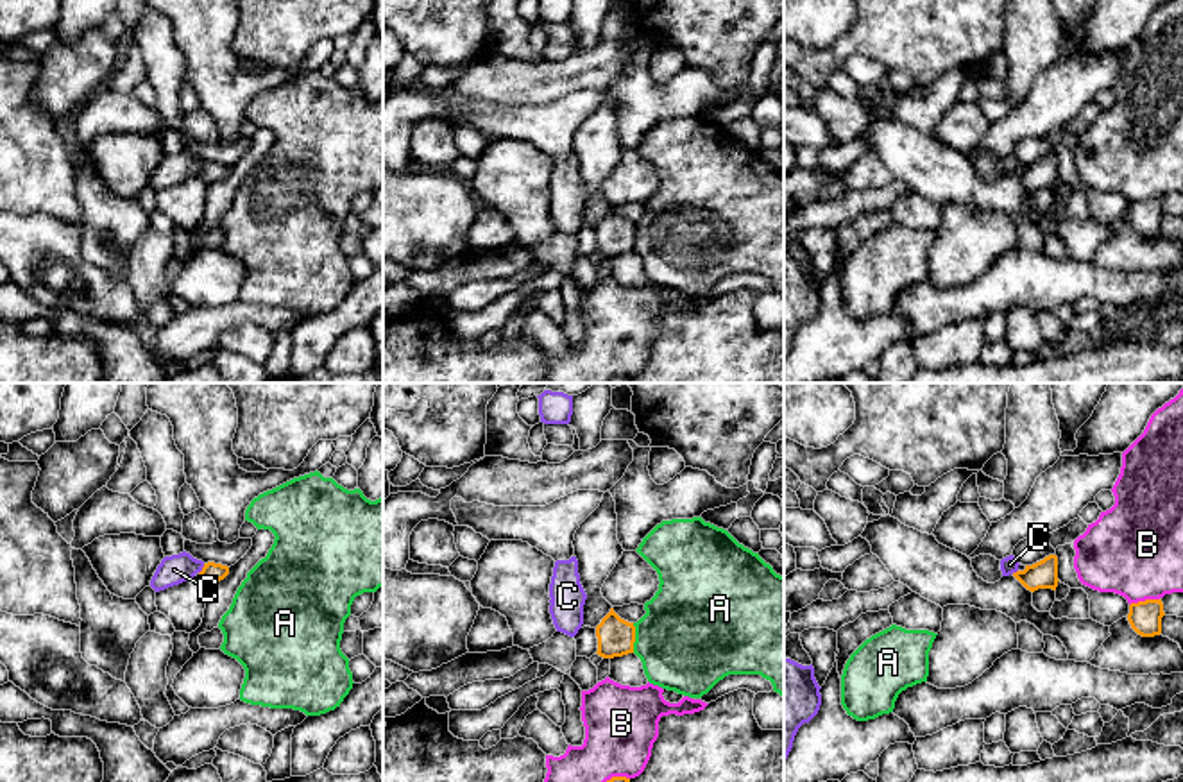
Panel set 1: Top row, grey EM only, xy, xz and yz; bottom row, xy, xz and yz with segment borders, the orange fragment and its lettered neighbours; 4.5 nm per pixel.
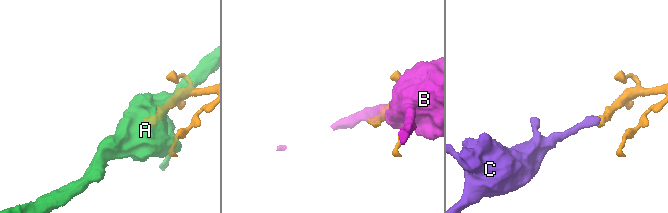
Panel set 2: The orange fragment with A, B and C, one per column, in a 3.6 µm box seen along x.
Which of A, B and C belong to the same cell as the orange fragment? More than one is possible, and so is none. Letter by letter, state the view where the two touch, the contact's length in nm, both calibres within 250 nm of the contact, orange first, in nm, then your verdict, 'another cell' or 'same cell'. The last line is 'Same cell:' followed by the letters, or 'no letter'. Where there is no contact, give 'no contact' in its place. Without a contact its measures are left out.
A: meets orange in xz; contact 140 nm long; 170 nm thick on the orange side, 460 nm on the other; another cell
B: meets orange in yz; contact 140 nm long; 140 nm thick on the orange side, 420 nm on the other; another cell
C: meets orange in xy; contact 50 nm long; 100 nm thick on the orange side, 130 nm on the other; same cell
Same cell: C

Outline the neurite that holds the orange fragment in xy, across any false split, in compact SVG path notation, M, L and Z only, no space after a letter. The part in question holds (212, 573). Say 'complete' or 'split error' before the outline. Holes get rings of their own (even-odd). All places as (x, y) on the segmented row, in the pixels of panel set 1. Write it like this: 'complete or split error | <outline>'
split error | M183 551L161 560L150 580L150 587L159 592L193 578L195 574L209 587L224 580L229 574L229 567L215 562L204 564Z

